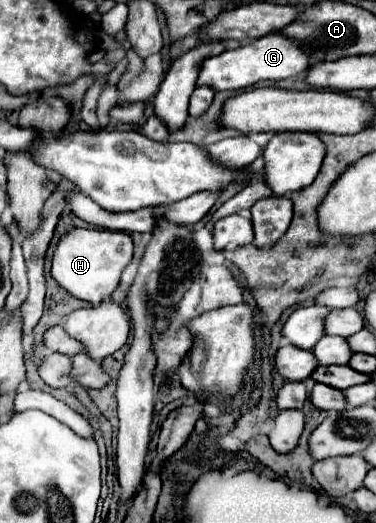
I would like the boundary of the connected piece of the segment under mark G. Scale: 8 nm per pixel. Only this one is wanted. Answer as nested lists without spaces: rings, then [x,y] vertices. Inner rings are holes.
[[[265,35],[255,39],[253,43],[241,45],[237,49],[227,49],[221,55],[209,57],[199,73],[197,85],[213,87],[215,91],[243,91],[259,81],[281,81],[295,75],[305,75],[309,69],[309,55],[301,51],[299,43],[287,39],[285,35]]]

